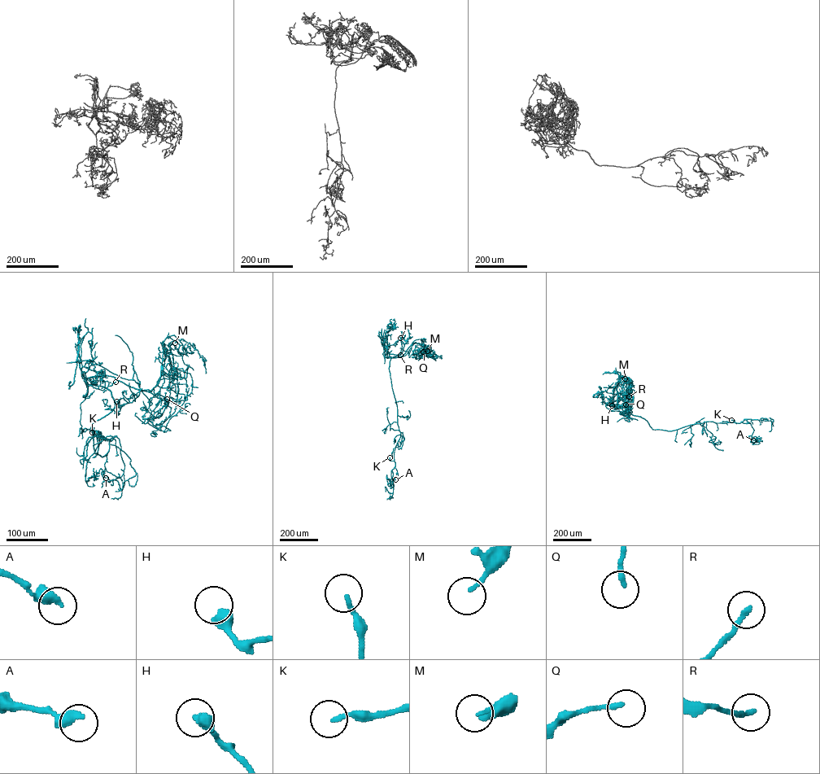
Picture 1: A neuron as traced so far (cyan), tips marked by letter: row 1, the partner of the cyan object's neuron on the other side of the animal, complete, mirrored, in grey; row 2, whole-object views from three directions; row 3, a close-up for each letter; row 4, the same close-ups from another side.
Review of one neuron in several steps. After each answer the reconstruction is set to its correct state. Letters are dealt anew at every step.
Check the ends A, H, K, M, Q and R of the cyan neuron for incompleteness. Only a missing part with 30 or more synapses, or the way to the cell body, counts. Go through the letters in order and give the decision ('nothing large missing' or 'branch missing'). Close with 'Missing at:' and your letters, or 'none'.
A: nothing large missing
H: nothing large missing
K: nothing large missing
M: nothing large missing
Q: nothing large missing
R: nothing large missing
Missing at: none

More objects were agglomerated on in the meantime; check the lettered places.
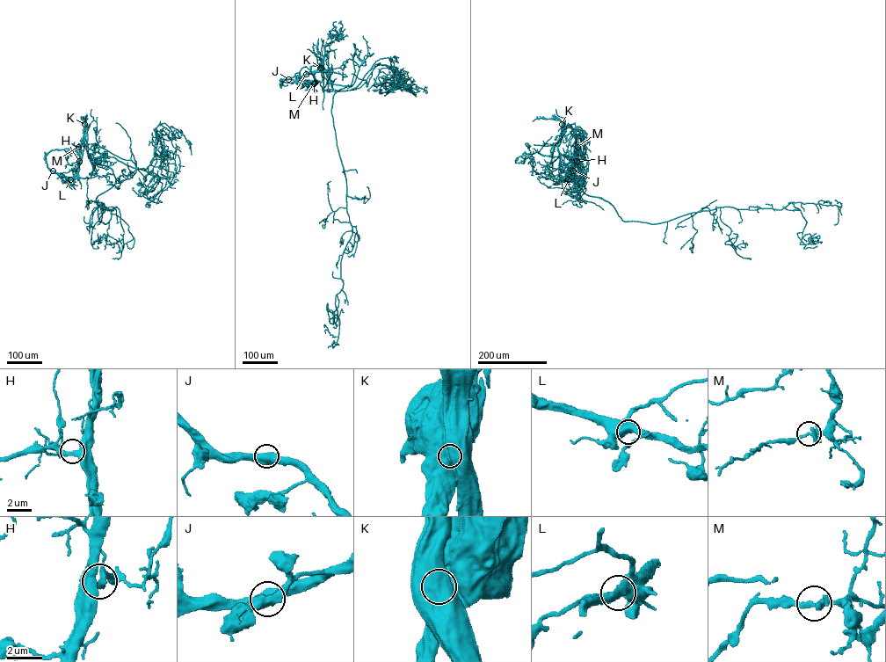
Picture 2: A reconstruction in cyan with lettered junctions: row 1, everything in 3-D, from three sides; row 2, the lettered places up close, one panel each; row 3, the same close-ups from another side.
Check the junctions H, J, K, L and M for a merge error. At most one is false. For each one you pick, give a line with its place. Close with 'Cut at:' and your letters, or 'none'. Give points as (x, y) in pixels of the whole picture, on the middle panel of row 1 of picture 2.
K: Place: (320, 68)
Cut at: K

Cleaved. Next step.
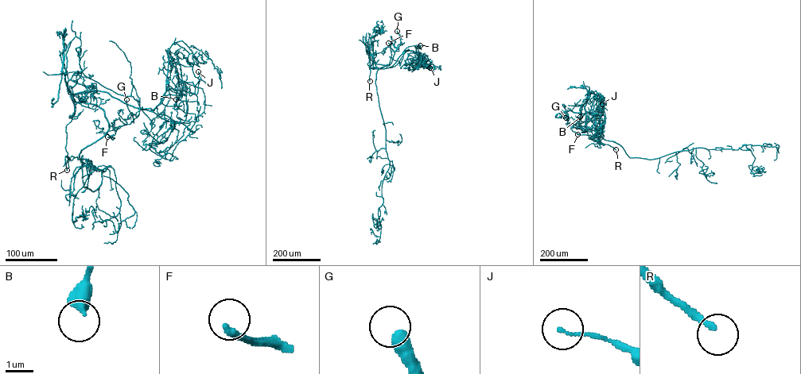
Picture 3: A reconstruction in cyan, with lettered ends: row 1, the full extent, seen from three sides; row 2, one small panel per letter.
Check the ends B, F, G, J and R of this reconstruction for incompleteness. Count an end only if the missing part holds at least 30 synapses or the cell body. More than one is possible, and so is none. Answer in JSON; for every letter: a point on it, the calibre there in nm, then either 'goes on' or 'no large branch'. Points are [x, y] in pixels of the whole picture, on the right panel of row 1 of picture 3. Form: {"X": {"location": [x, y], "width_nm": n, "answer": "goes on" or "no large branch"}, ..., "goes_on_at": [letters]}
{"B": {"location": [580, 117], "width_nm": 440, "answer": "no large branch"}, "F": {"location": [577, 134], "width_nm": 300, "answer": "goes on"}, "G": {"location": [565, 117], "width_nm": 480, "answer": "goes on"}, "J": {"location": [602, 104], "width_nm": 90, "answer": "no large branch"}, "R": {"location": [616, 149], "width_nm": 180, "answer": "no large branch"}, "goes_on_at": ["F", "G"]}

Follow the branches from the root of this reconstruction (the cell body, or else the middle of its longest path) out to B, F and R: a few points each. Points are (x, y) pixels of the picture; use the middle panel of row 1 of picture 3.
B: (377, 92), (376, 71), (389, 64), (375, 63), (372, 59), (374, 67), (387, 67), (406, 48), (420, 45)
F: (377, 92), (376, 71), (388, 64), (391, 55), (388, 43)
R: (377, 92), (376, 71), (389, 64), (375, 63), (373, 56), (369, 67), (370, 81)

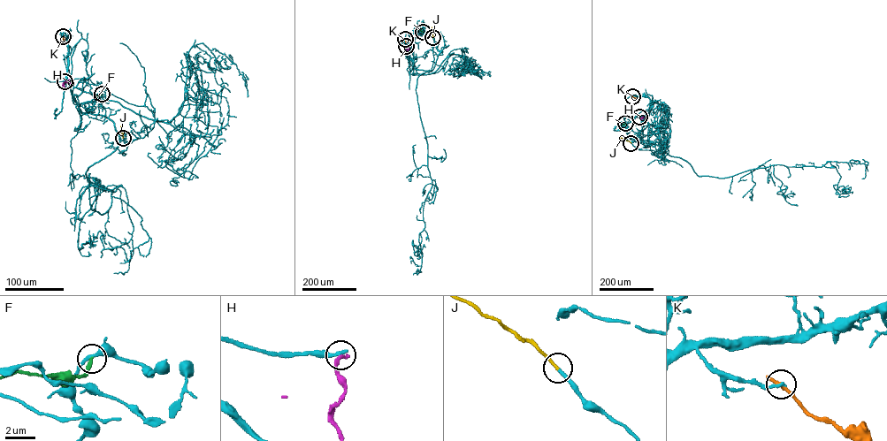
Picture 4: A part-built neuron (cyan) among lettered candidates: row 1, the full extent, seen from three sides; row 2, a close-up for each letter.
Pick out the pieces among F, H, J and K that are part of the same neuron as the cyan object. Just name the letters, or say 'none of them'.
J

